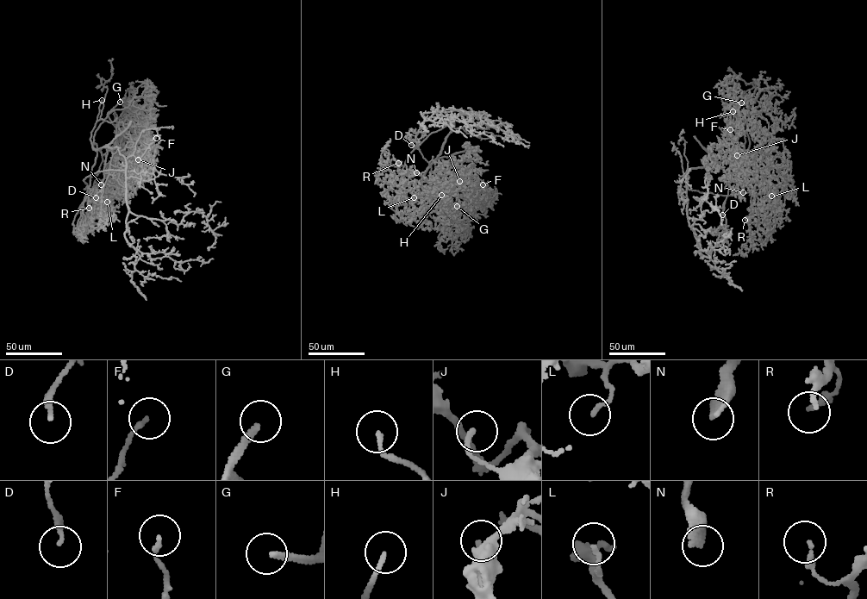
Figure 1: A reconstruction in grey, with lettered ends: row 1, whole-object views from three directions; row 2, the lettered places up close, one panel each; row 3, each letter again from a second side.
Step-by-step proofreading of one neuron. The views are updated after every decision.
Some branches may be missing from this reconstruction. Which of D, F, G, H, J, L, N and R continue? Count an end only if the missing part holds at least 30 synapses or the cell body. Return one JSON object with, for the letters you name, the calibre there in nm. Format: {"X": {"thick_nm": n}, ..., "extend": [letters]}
{"D": {"thick_nm": 170}, "G": {"thick_nm": 190}, "H": {"thick_nm": 140}, "N": {"thick_nm": 380}, "extend": ["D", "G", "H", "N"]}

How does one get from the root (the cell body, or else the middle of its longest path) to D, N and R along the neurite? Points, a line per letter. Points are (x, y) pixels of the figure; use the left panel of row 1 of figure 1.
D: (115, 147), (95, 149), (93, 145), (99, 149), (106, 145), (113, 153), (109, 176), (96, 197)
N: (115, 147), (95, 149), (93, 145), (99, 149), (104, 146), (107, 152), (101, 184)
R: (115, 147), (95, 149), (96, 155), (88, 188), (93, 189), (89, 196), (89, 208)

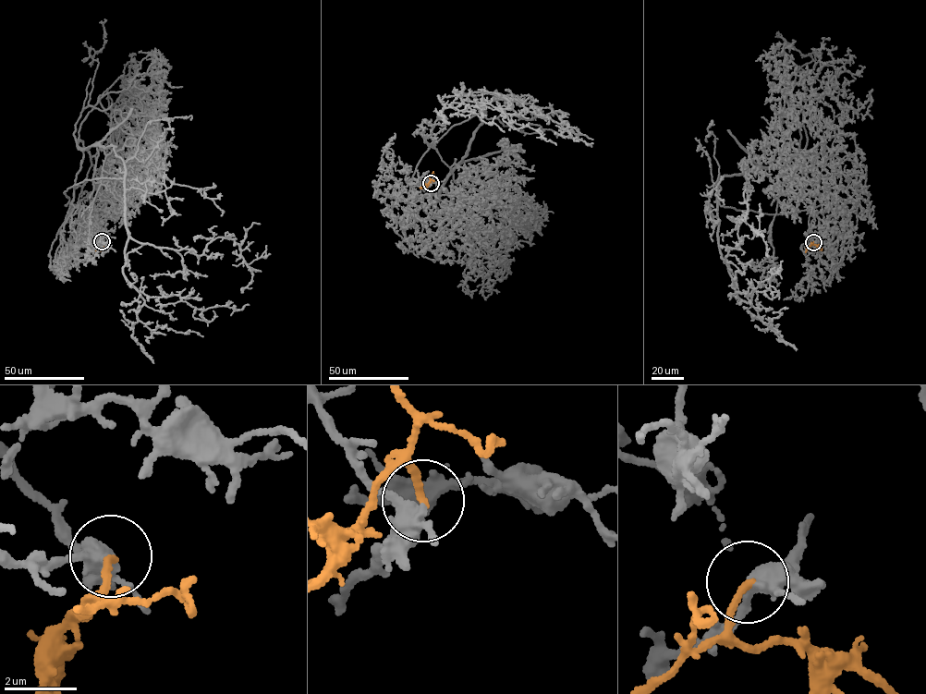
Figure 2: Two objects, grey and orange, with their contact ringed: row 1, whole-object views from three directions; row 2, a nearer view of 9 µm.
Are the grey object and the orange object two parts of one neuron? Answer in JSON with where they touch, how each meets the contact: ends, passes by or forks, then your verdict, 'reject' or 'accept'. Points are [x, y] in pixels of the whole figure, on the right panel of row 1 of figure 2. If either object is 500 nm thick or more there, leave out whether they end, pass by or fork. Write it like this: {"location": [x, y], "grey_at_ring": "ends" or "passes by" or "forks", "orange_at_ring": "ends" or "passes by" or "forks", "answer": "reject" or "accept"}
{"location": [813, 242], "grey_at_ring": "forks", "orange_at_ring": "ends", "answer": "accept"}

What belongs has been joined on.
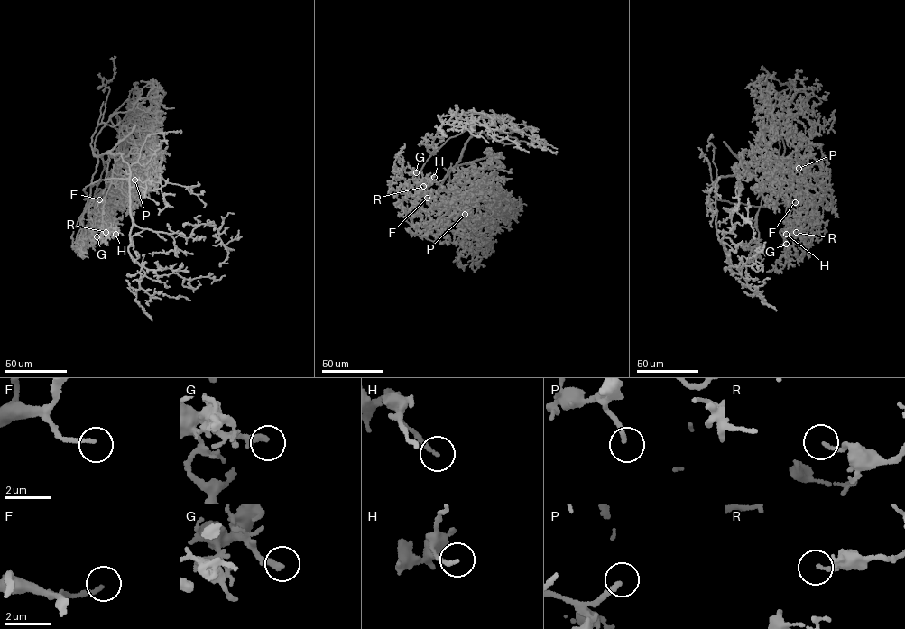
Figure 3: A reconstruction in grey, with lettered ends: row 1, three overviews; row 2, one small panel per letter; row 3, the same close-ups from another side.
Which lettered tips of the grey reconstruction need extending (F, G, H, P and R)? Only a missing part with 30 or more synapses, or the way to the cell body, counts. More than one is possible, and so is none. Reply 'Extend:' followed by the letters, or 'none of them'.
Extend: F, G, P

